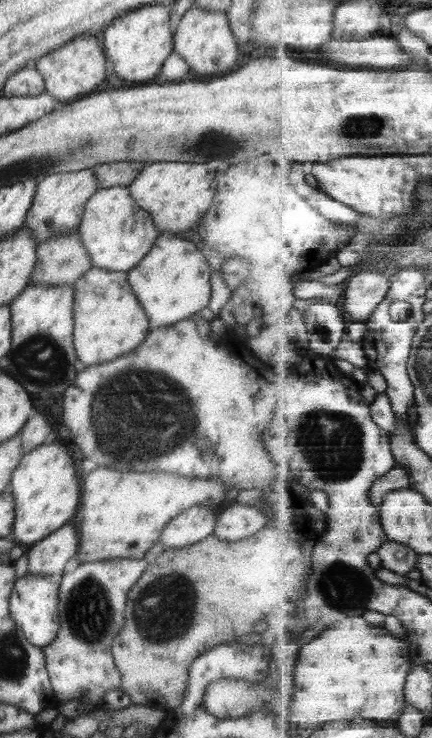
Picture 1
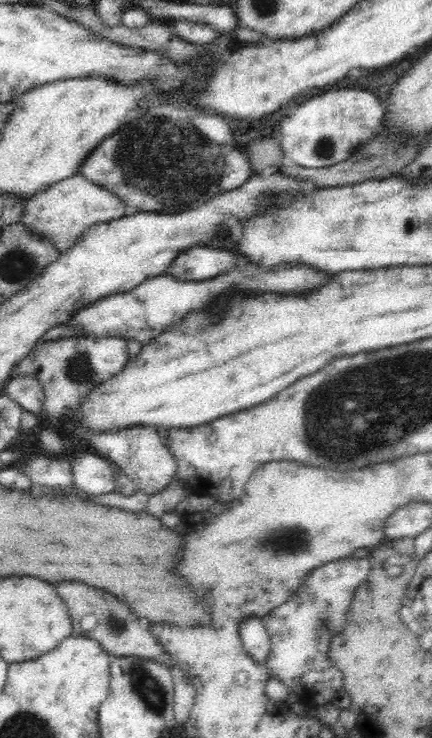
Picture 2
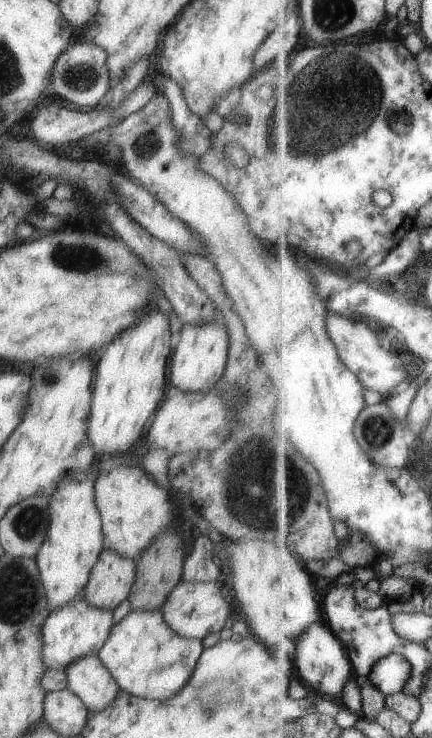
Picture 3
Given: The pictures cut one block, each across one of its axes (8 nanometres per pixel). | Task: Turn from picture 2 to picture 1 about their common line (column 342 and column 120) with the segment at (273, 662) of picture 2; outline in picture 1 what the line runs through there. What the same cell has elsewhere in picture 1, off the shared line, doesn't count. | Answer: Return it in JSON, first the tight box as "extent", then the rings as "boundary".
{"extent":[42,558,149,708],"boundary":[[[147,558],[105,559],[79,563],[73,571],[61,575],[57,603],[60,627],[55,638],[42,648],[50,686],[57,703],[73,699],[82,703],[91,702],[100,708],[103,693],[119,691],[121,675],[114,665],[114,658],[110,651],[111,641],[123,624],[122,612],[126,594],[145,570],[147,562],[149,562]]]}

